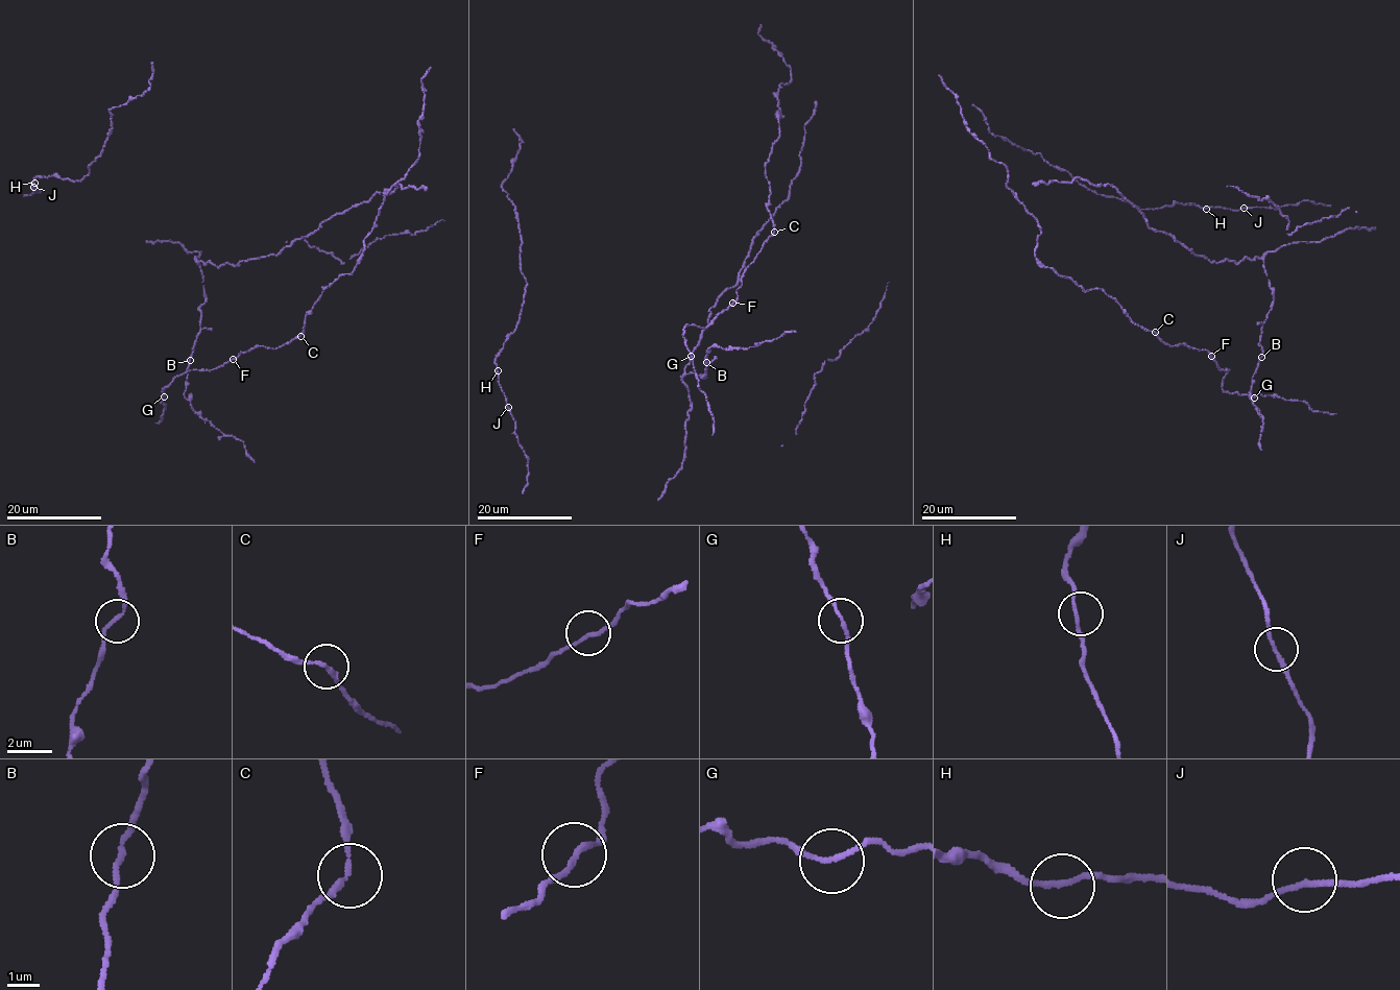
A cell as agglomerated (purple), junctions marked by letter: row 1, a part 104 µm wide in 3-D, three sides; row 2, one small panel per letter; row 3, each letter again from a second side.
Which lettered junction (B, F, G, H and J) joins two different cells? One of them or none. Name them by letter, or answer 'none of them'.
none of them

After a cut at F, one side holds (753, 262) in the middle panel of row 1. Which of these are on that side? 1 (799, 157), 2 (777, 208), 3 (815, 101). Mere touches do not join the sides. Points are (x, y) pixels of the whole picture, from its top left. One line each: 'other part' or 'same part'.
1: other part
2: other part
3: other part

